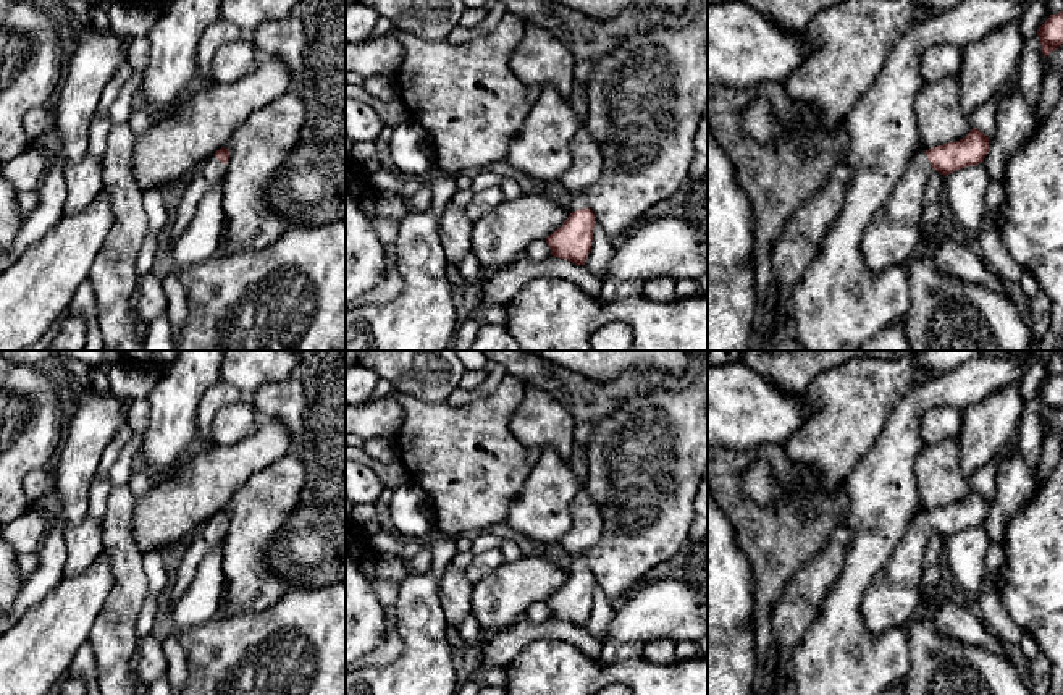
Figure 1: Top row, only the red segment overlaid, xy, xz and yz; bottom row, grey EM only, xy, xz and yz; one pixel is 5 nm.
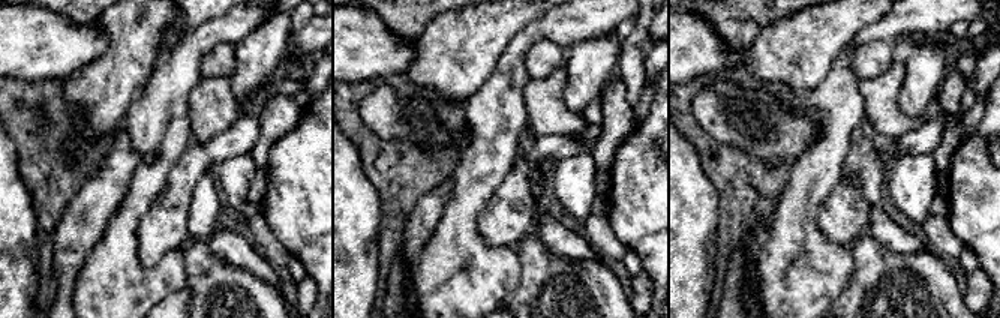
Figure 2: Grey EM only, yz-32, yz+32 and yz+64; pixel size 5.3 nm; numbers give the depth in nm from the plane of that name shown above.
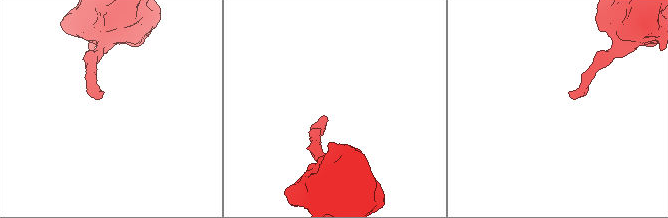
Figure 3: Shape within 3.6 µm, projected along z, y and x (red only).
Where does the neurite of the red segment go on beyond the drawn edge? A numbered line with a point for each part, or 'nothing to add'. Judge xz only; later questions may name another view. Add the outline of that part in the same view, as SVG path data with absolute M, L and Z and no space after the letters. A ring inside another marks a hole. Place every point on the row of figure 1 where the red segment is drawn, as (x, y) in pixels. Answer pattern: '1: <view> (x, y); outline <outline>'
1: xz (577, 201); outline M572 192L570 202L565 207L570 213L575 210L588 207L583 192Z

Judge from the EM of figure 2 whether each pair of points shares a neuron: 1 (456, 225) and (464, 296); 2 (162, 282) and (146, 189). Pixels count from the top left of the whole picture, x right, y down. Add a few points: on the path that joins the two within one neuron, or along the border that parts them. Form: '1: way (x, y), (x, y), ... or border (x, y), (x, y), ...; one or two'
1: way (456, 243), (458, 278); one
2: way (137, 269), (126, 258), (126, 218), (129, 215); one

